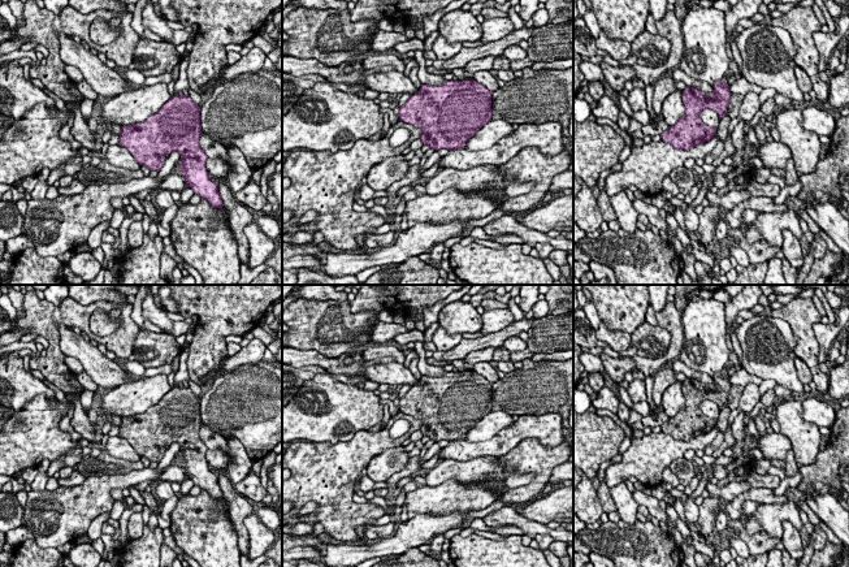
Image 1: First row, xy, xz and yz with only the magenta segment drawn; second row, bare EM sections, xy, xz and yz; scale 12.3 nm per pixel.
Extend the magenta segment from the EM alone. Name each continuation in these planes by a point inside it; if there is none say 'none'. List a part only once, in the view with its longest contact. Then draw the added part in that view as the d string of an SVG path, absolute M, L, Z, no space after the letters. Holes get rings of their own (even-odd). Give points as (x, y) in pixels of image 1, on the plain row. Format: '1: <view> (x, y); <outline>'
1: yz (732, 366); M735 350L731 351L729 360L725 363L722 373L725 373L728 377L733 376L736 372L741 369L741 364Z

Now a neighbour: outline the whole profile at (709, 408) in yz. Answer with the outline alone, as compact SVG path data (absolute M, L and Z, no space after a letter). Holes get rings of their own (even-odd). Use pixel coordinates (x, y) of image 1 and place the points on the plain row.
M702 401L699 404L702 415L714 419L718 423L719 419L719 406L712 401Z

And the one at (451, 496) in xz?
M450 479L437 486L420 485L416 490L406 493L408 519L417 514L446 515L454 511L480 511L497 501L494 493L485 484L463 485Z

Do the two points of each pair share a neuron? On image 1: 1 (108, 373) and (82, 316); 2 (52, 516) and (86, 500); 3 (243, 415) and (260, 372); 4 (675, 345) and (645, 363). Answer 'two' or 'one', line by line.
1: two
2: one
3: one
4: one

